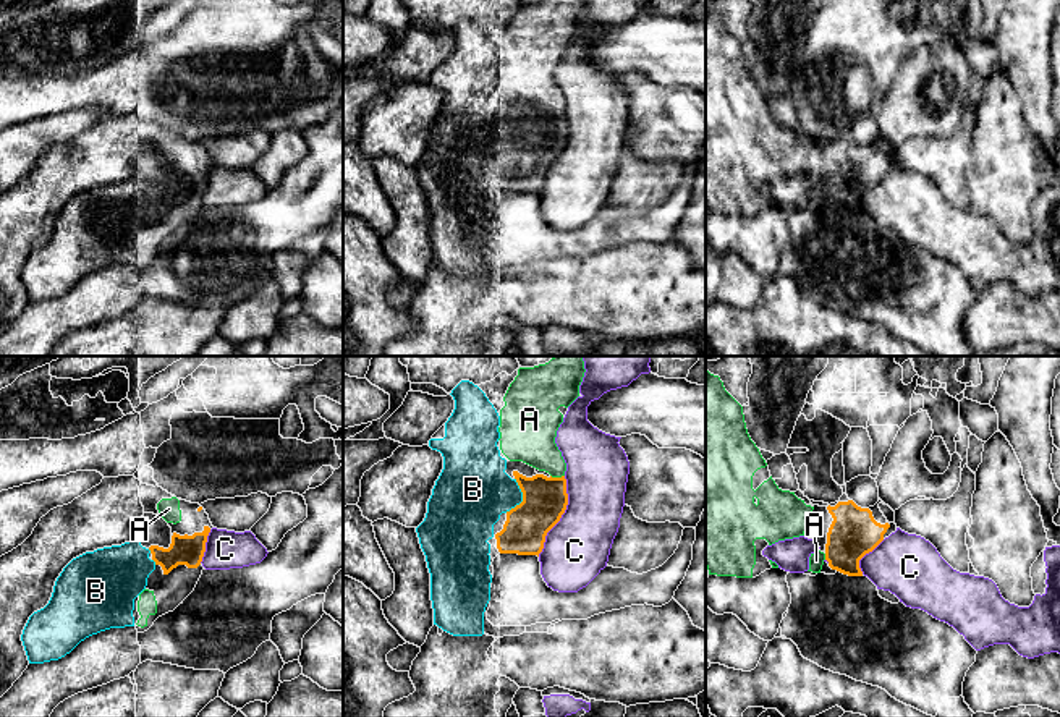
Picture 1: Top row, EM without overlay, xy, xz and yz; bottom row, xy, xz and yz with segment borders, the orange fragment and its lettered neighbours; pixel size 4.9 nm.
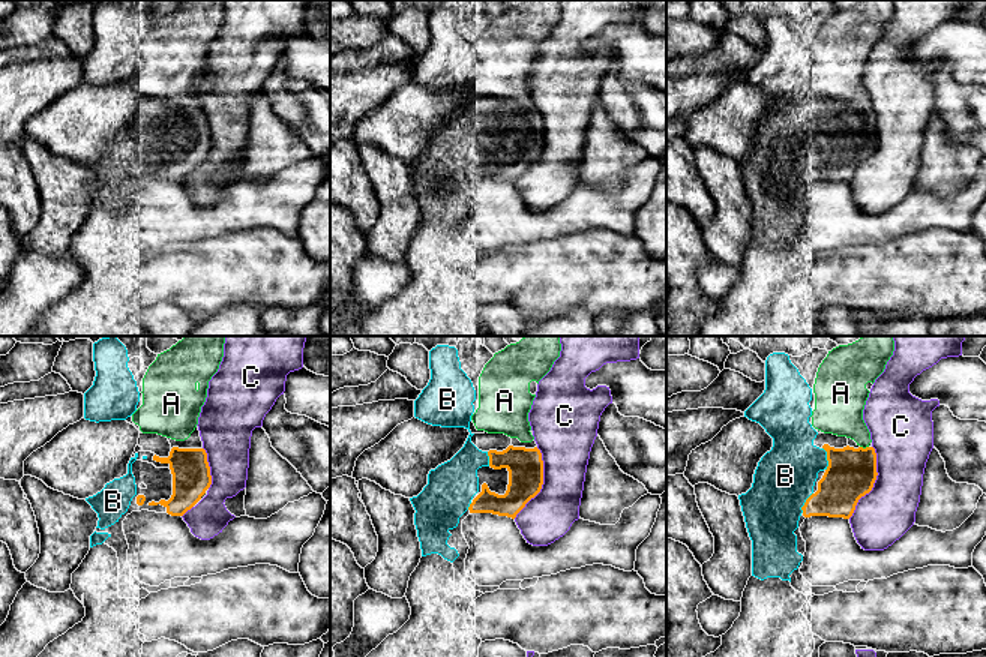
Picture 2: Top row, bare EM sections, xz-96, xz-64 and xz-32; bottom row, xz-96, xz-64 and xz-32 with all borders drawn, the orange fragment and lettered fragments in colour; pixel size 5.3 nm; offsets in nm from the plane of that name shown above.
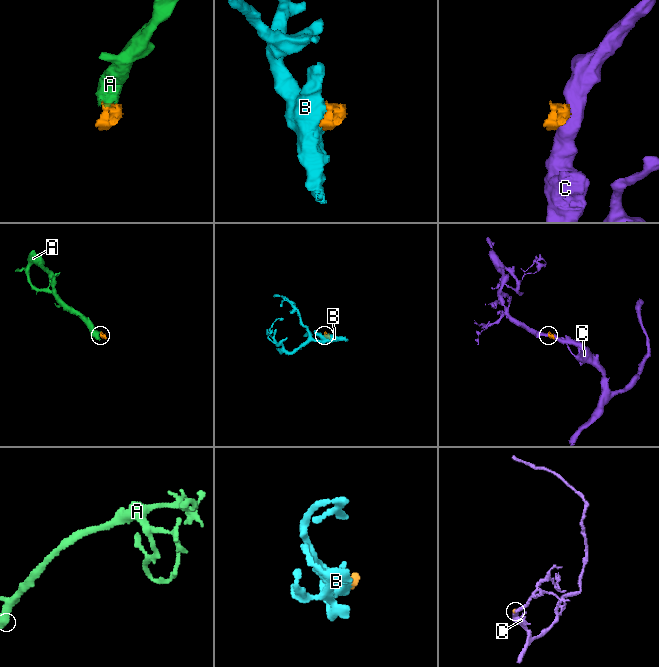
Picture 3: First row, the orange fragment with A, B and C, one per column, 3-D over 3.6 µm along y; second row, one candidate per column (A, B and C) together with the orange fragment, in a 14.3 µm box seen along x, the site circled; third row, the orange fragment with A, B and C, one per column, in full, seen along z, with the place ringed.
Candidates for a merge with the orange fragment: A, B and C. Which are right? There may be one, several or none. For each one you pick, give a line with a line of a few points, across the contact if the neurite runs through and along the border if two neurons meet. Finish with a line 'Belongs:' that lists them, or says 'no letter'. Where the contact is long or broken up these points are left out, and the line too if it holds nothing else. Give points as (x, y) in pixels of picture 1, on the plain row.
A: line xz (544, 136), (555, 123), (557, 115), (555, 104), (530, 73)
Belongs: A

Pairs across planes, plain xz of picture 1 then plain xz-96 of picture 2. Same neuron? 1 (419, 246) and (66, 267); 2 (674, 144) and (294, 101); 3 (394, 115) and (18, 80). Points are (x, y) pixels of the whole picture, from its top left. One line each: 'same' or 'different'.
1: different
2: same
3: different

